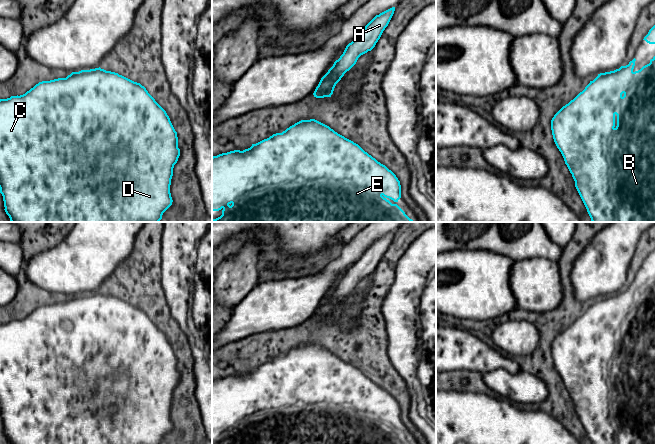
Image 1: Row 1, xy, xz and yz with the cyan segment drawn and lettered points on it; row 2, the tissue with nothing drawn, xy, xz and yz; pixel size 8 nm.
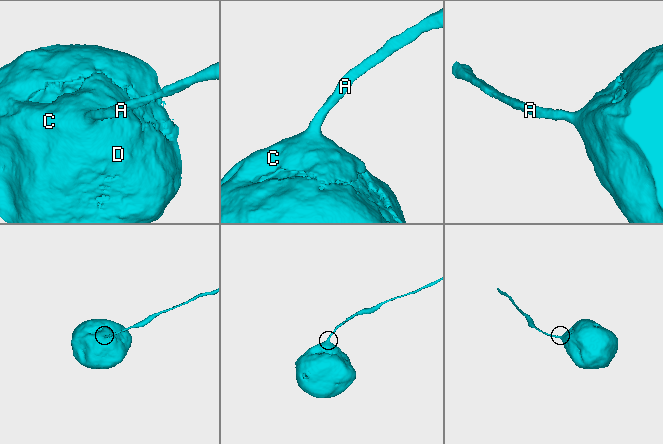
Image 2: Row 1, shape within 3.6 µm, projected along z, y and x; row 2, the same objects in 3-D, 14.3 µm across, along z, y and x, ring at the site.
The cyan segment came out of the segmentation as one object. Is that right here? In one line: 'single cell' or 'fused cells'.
single cell

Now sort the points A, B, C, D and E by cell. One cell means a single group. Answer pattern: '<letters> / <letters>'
A B C D E

